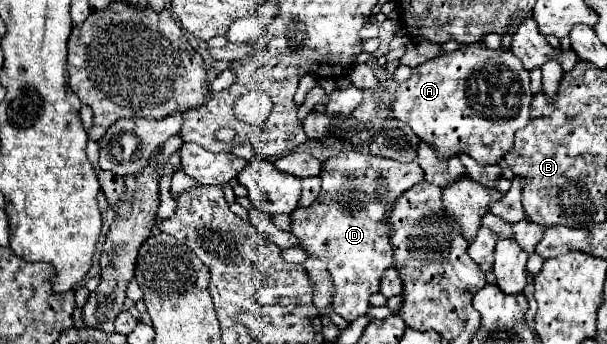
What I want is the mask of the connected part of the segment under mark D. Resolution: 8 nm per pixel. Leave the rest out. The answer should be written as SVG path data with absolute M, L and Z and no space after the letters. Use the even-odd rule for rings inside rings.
M374 157L366 167L366 173L362 173L356 179L364 179L364 175L370 179L384 179L388 183L390 187L388 201L376 195L376 181L368 181L368 187L354 187L356 175L338 175L342 183L324 185L322 197L318 201L314 201L310 207L298 207L294 215L290 215L290 231L296 235L298 245L306 251L308 257L316 257L326 263L334 285L332 307L348 323L368 311L370 307L368 299L372 297L372 293L378 293L382 275L386 273L386 269L394 265L394 255L388 239L390 231L386 221L386 213L392 209L390 203L412 185L424 181L422 167L418 167L416 161L410 163L392 161L392 177L390 177L390 167L388 169L384 167L382 173L380 161L376 161ZM358 201L368 205L358 205Z

